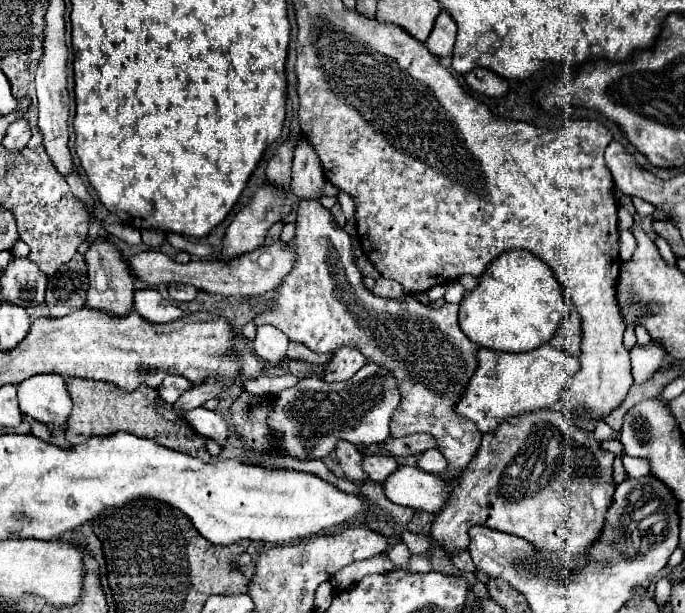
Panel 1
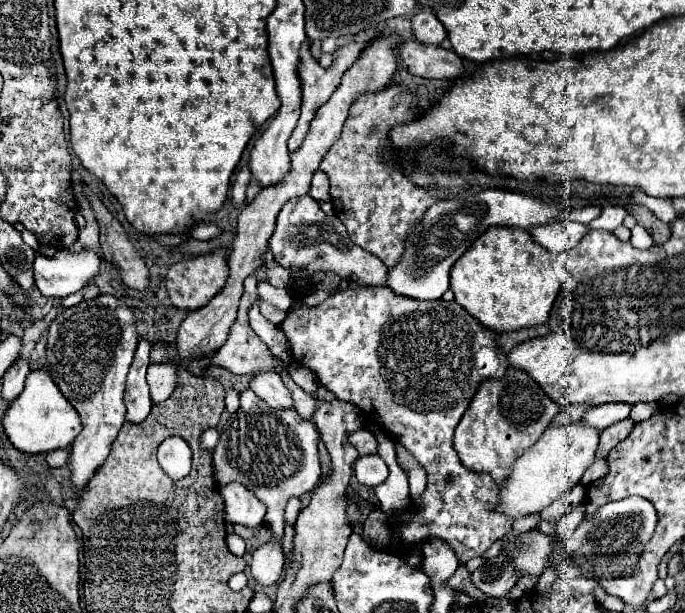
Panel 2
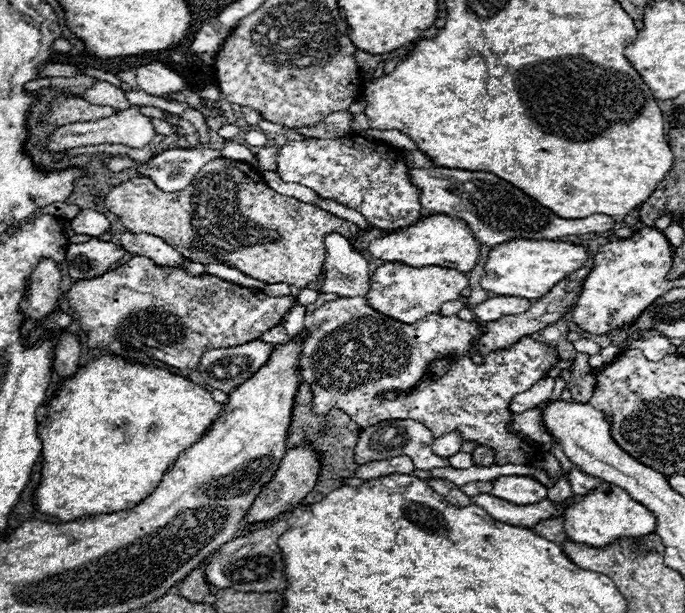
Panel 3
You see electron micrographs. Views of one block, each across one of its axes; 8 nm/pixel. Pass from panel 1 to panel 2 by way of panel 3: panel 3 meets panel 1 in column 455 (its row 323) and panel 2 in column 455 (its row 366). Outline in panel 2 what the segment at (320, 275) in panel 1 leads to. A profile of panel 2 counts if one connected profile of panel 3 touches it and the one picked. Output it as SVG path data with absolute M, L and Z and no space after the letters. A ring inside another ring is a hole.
M388 288L344 290L316 308L308 308L302 298L302 290L296 290L288 318L280 324L292 346L292 358L296 364L314 370L324 388L328 388L338 400L358 406L360 412L364 412L364 418L376 422L404 448L408 448L428 472L428 484L420 500L400 512L398 518L394 516L396 524L390 524L392 536L390 544L386 544L386 552L396 554L396 540L402 540L404 544L418 544L428 538L448 542L456 550L460 564L466 564L470 558L486 552L492 542L510 532L512 520L500 518L500 514L494 512L498 502L496 482L484 472L472 472L462 466L452 446L452 436L482 382L474 368L474 354L484 346L496 348L494 332L472 318L456 300L422 302L396 296Z

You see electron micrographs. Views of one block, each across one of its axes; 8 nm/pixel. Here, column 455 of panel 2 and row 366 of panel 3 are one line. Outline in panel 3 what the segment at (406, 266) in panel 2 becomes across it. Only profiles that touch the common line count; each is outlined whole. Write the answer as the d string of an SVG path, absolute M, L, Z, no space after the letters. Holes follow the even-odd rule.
M252 340L236 348L216 348L204 352L198 372L204 376L208 386L230 394L268 362L274 348L274 344L262 340Z

